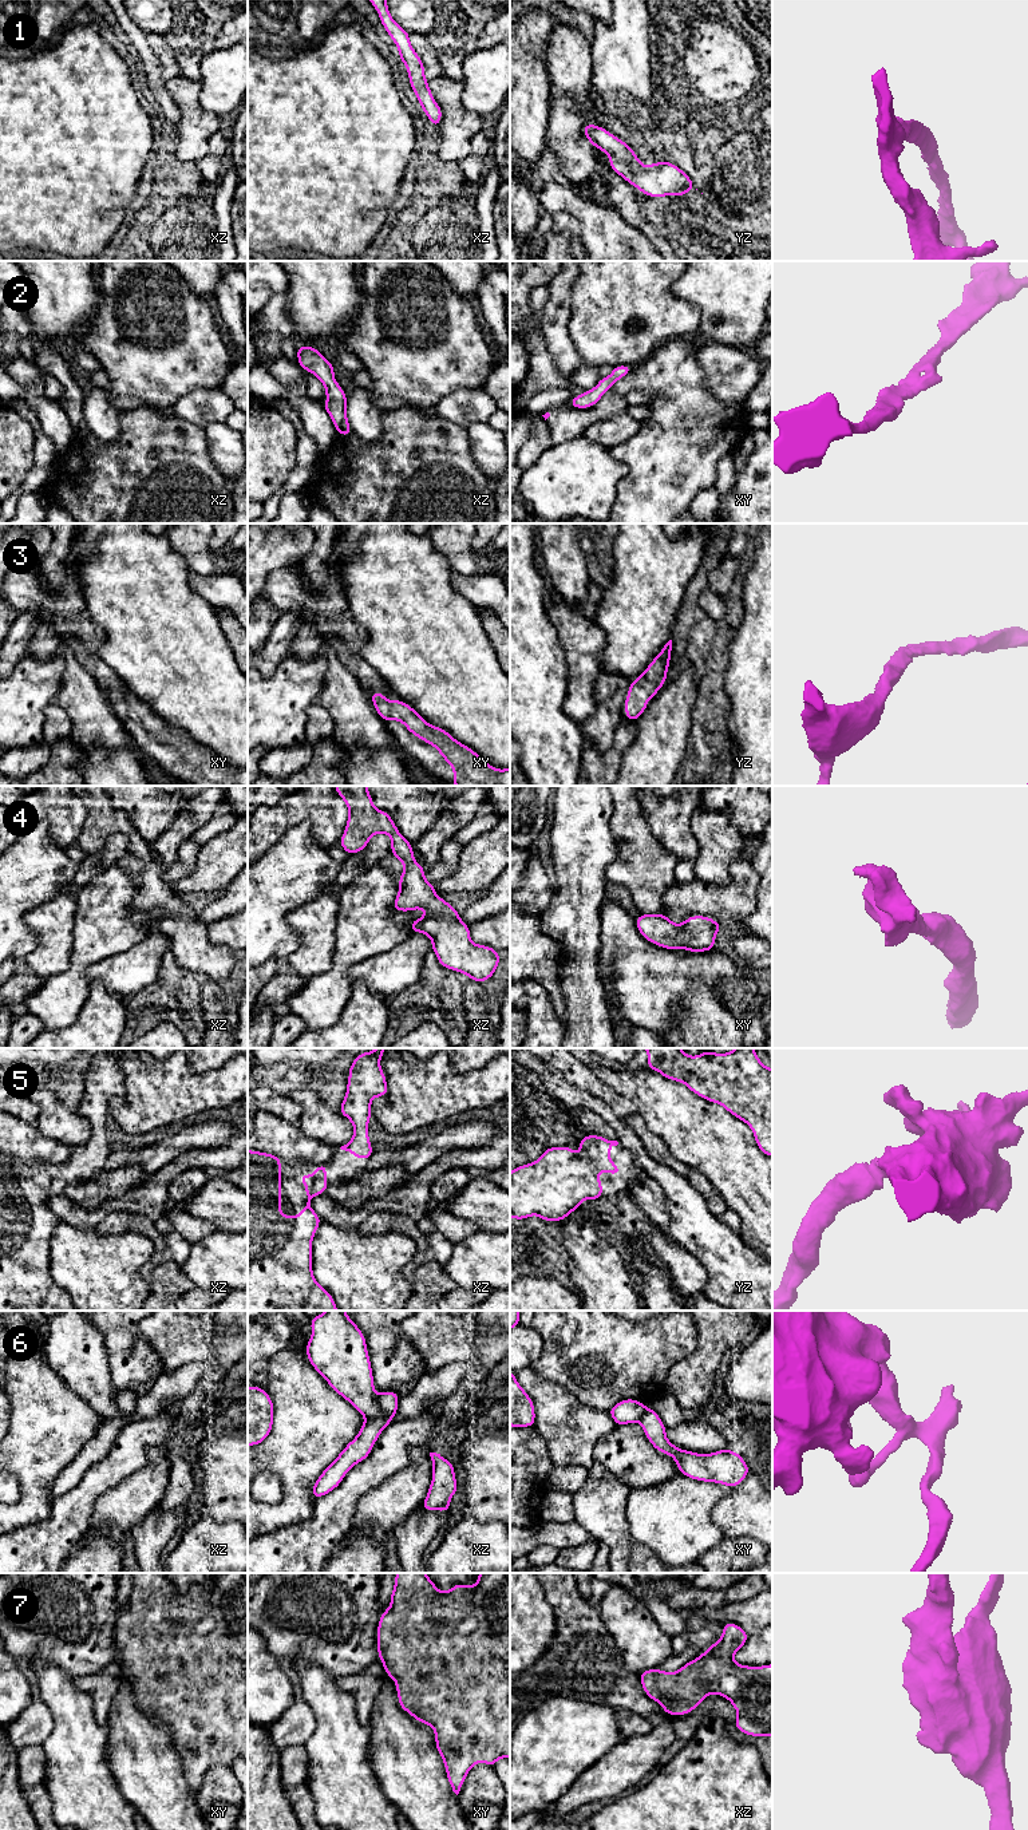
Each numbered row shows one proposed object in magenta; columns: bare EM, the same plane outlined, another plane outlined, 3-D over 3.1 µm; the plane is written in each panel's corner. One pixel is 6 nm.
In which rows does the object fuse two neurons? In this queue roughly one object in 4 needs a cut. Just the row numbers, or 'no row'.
6

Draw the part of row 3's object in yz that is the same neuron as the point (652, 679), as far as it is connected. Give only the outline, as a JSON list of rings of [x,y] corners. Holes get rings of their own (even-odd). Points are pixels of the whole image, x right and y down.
[[[672,640],[652,660],[647,669],[630,683],[628,697],[624,701],[625,718],[637,722],[648,707],[647,699],[653,699],[667,681],[667,672],[671,663]]]

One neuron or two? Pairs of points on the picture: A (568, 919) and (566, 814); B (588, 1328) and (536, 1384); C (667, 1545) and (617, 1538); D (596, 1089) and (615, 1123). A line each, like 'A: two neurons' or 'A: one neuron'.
A: one neuron
B: two neurons
C: two neurons
D: two neurons

